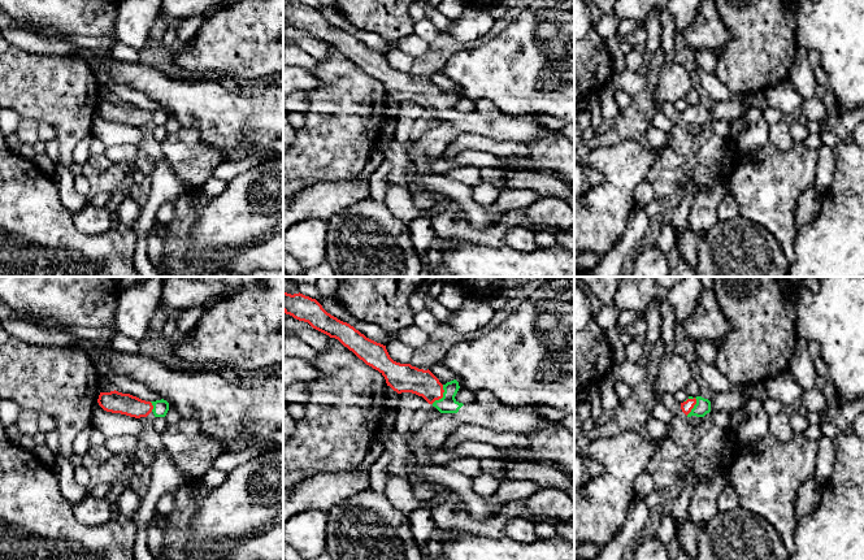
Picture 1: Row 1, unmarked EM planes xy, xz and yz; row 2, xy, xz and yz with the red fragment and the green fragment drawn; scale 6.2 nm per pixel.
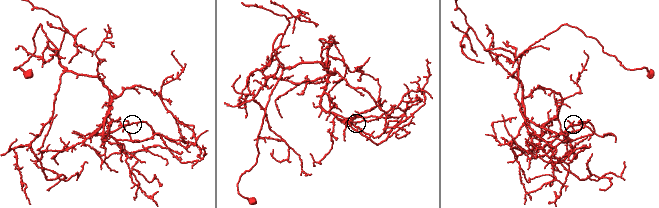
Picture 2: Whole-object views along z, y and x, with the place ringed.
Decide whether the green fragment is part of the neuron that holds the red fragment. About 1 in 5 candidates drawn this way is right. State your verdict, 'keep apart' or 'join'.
join

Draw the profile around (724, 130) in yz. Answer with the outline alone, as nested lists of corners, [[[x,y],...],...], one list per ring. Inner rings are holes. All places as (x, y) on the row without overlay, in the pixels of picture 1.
[[[731,122],[717,123],[712,131],[716,136],[729,140],[731,136]]]

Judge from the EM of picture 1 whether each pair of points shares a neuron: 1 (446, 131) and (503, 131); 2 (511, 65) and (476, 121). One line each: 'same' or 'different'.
1: same
2: different

